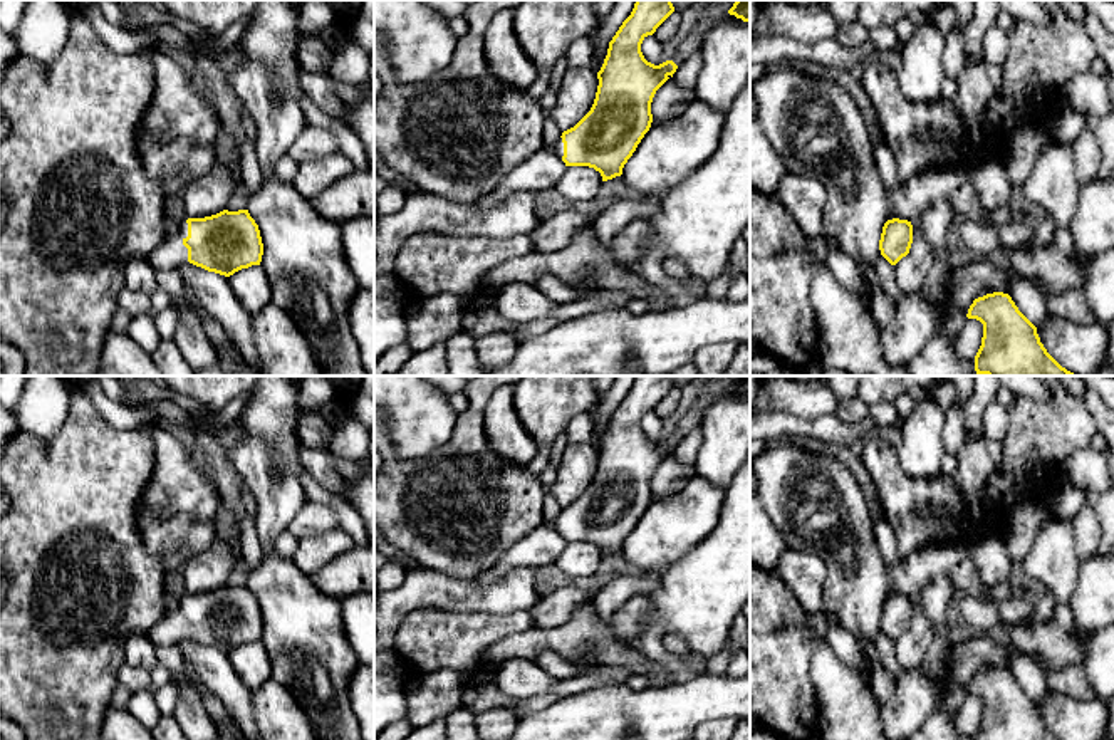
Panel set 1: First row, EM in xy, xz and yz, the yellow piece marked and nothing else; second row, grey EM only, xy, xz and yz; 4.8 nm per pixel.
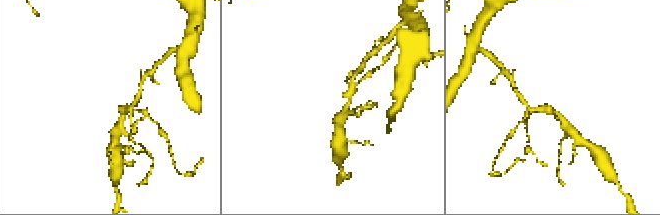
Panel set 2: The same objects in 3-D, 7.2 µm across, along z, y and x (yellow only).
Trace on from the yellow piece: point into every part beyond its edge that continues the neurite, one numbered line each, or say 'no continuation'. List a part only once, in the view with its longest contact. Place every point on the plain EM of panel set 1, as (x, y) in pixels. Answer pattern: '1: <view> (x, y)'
1: xy (171, 630)

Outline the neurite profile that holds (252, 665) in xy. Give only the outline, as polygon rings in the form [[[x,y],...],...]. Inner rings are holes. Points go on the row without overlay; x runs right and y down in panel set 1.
[[[252,641],[235,648],[228,653],[228,658],[235,668],[237,676],[247,688],[257,690],[272,680],[272,663],[260,641]]]

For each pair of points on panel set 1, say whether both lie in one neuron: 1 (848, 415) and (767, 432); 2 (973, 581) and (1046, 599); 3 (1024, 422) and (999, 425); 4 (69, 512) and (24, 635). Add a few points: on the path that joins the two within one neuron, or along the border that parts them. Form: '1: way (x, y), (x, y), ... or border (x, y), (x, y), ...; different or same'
1: border (832, 415), (848, 423), (859, 423), (868, 416); different
2: border (1034, 603), (1034, 608), (1022, 620); different
3: border (1010, 413), (1007, 435), (1002, 440); different
4: way (49, 542), (39, 556), (29, 604); same

